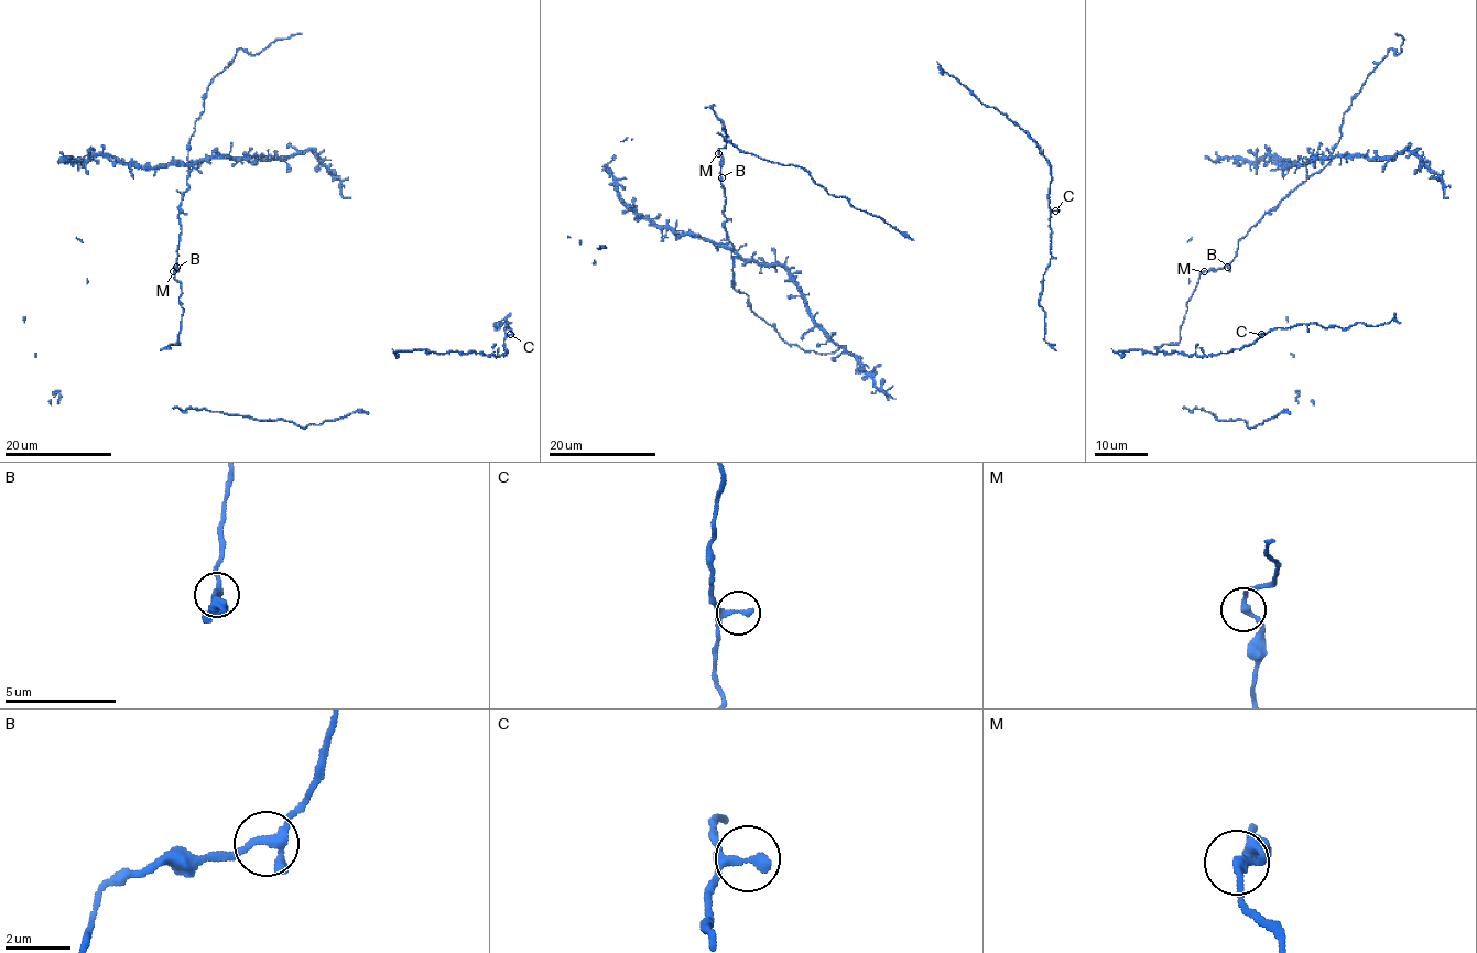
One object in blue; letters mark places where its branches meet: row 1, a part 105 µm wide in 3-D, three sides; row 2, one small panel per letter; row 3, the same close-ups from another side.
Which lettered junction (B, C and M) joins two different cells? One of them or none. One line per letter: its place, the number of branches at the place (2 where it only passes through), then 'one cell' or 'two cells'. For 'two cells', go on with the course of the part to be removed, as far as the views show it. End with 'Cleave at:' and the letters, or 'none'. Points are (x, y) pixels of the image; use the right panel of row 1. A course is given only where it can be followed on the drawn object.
B: place (1227, 267); branches 2; one cell
C: place (1261, 334); branches 2; one cell
M: place (1204, 271); branches 2; one cell
Cleave at: none

